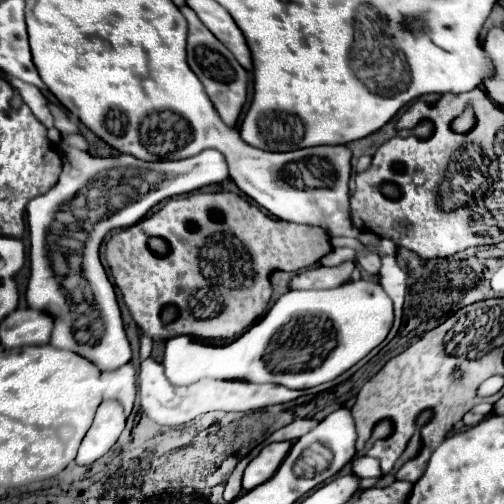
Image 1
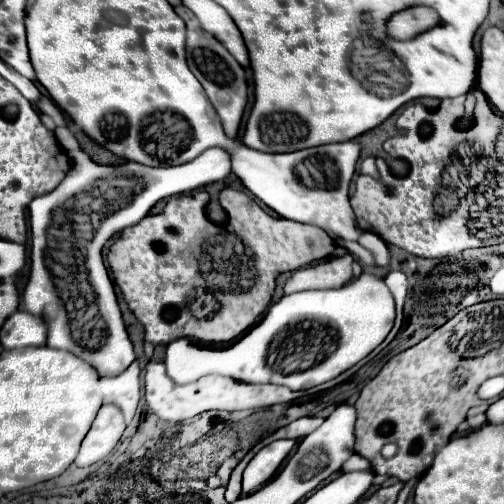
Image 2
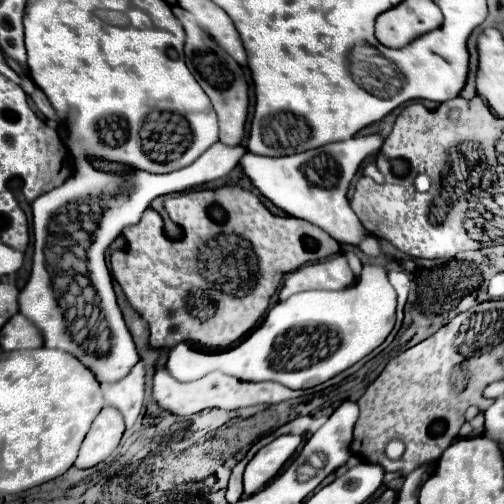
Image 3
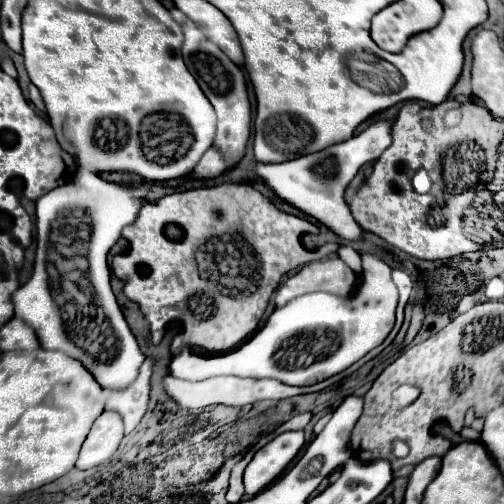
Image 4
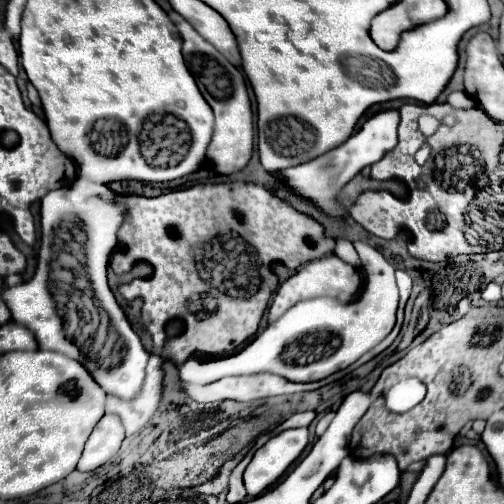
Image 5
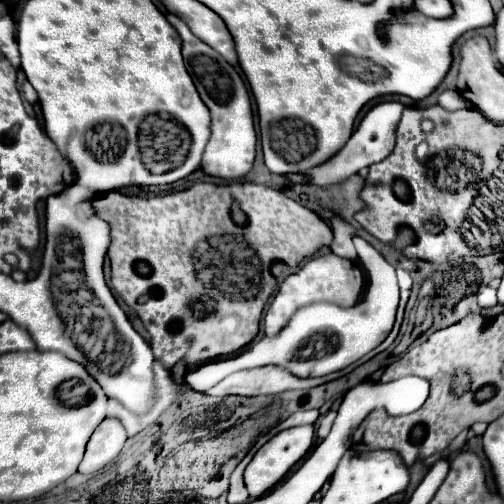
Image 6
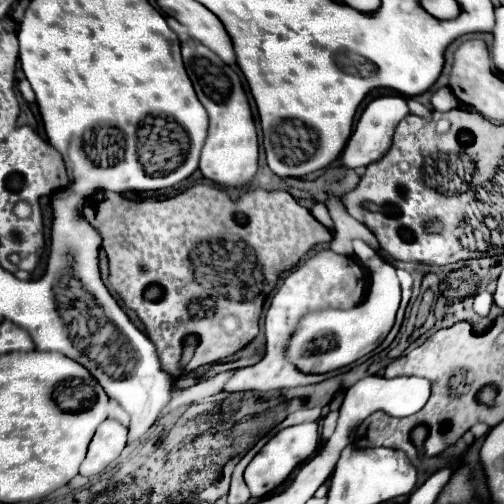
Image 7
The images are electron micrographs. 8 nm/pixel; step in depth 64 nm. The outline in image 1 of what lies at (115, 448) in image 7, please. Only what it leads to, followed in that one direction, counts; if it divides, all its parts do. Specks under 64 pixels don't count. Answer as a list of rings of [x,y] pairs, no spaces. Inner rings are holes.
[[[104,400],[98,406],[94,424],[90,426],[90,430],[86,432],[80,444],[76,464],[86,466],[102,458],[116,444],[118,436],[124,430],[124,424],[126,424],[126,416],[120,404],[116,404],[116,400]]]

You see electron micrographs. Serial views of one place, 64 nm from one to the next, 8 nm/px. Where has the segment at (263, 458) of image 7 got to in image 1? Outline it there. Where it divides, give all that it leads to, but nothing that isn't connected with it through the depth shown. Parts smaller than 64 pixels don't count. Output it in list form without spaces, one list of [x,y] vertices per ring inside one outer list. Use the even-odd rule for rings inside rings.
[[[290,441],[274,442],[264,446],[260,450],[260,454],[244,470],[242,488],[248,492],[248,490],[264,484],[266,480],[270,480],[274,476],[274,472],[278,470],[278,466],[282,464],[282,460],[286,458],[286,454],[290,452],[291,447]]]

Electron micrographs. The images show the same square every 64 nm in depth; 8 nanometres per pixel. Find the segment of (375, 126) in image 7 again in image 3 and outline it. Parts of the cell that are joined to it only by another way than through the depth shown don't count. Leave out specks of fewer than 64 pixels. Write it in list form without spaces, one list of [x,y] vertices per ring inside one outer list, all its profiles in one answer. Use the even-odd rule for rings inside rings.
[[[368,134],[368,136],[354,136],[344,142],[326,144],[316,150],[282,156],[282,158],[266,158],[266,156],[256,156],[252,152],[246,152],[240,158],[240,166],[244,168],[244,174],[254,182],[254,186],[278,208],[282,208],[290,216],[296,216],[320,226],[334,240],[342,244],[356,246],[366,236],[366,230],[356,218],[356,214],[352,212],[346,200],[346,192],[358,166],[368,156],[378,154],[382,146],[384,146],[382,134]],[[334,174],[336,174],[336,182],[334,182]]]

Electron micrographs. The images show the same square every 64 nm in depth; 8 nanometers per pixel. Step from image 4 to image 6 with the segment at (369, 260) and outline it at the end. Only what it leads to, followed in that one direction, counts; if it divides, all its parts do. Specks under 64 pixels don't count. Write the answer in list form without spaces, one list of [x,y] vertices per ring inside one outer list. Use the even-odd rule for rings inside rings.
[[[354,238],[354,246],[358,252],[358,260],[368,270],[368,290],[364,298],[352,308],[340,308],[328,302],[316,302],[308,308],[300,308],[292,316],[292,320],[284,326],[284,330],[276,338],[262,338],[250,350],[228,358],[202,364],[200,368],[192,368],[184,380],[192,384],[196,390],[208,390],[216,386],[222,378],[232,372],[244,368],[256,368],[264,364],[278,364],[294,372],[296,376],[326,376],[330,372],[338,372],[352,362],[360,360],[364,354],[374,350],[384,338],[390,334],[398,308],[398,280],[396,270],[384,260],[384,256],[372,248],[364,238]]]

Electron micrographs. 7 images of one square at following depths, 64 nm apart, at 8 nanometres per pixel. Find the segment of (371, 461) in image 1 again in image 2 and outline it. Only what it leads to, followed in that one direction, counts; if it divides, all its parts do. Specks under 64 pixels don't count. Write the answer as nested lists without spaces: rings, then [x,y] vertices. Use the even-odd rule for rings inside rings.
[[[353,454],[348,460],[343,464],[341,468],[341,472],[347,473],[352,471],[360,471],[360,470],[374,470],[374,467],[364,457],[359,454]]]

